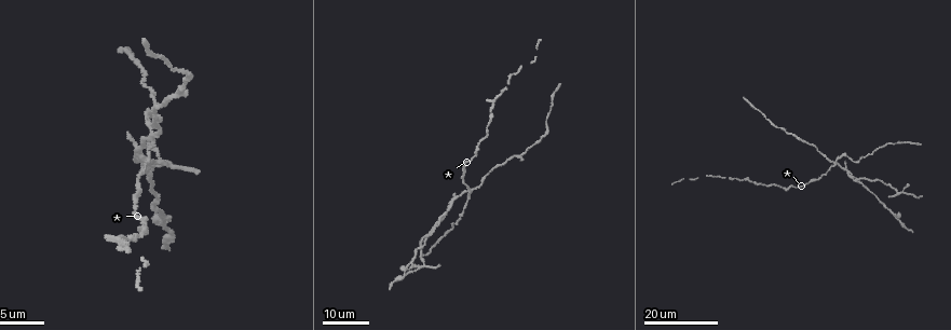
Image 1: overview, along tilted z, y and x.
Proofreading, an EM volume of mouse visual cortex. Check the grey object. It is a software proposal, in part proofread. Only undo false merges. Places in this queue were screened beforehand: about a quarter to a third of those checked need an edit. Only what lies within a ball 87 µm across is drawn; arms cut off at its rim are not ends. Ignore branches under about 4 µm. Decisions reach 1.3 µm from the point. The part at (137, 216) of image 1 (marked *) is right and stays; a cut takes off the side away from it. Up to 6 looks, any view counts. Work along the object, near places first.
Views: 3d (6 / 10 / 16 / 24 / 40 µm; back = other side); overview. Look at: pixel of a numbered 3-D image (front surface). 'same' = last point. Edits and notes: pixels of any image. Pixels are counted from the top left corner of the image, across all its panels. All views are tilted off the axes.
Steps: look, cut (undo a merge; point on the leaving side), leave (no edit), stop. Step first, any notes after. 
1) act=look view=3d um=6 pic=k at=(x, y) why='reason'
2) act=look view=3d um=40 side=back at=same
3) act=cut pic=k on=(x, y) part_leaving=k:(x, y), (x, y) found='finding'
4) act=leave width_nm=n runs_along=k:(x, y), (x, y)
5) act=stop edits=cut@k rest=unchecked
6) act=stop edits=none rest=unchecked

act=look view=3d um=16 pic=1 at=(147, 140) why='looks like a crossing'

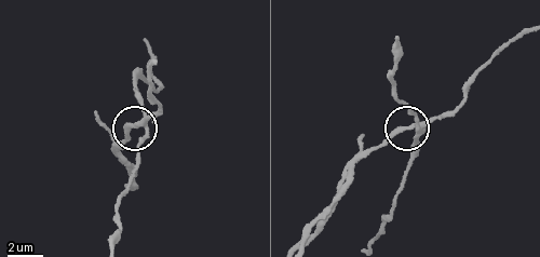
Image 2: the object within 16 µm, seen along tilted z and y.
act=look view=3d um=10 pic=2 at=(413, 128)

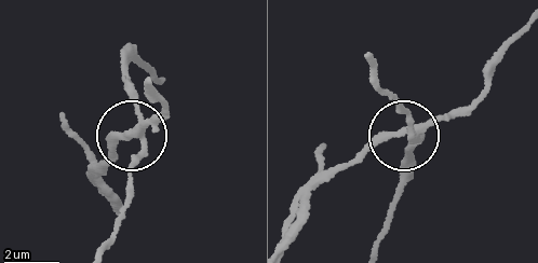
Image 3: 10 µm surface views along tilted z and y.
act=cut pic=3 on=(157, 130) width_nm=250 part_leaving=3:(140, 135), (160, 108), (145, 80) found='a second neuron is stuck on'

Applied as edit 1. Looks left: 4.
act=look view=3d um=16 pic=1 at=(492, 111) why='thin neck'

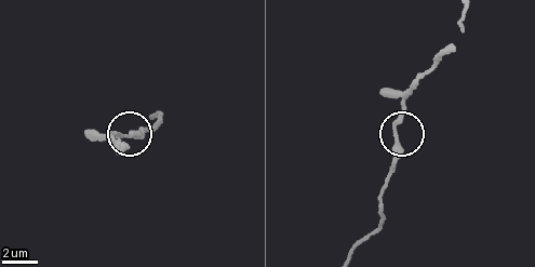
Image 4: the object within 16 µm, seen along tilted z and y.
act=look view=3d um=10 pic=4 at=(397, 132)

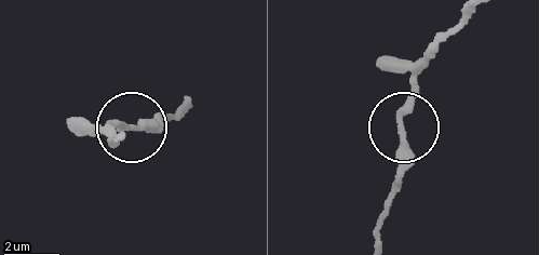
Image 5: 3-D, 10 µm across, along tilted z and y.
act=look view=3d um=10 side=back pic=5 at=(400, 129)

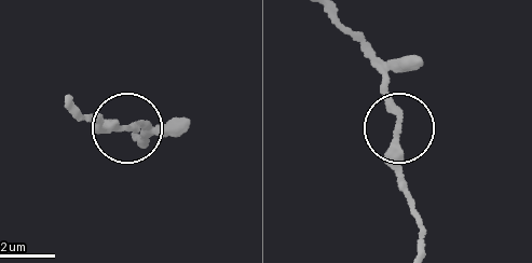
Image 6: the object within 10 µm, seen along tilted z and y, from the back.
act=leave runs_along=6:(72, 108), (109, 130), (154, 129) found='one neuron here'

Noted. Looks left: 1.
act=stop edits=cut@3 rest=unchecked

